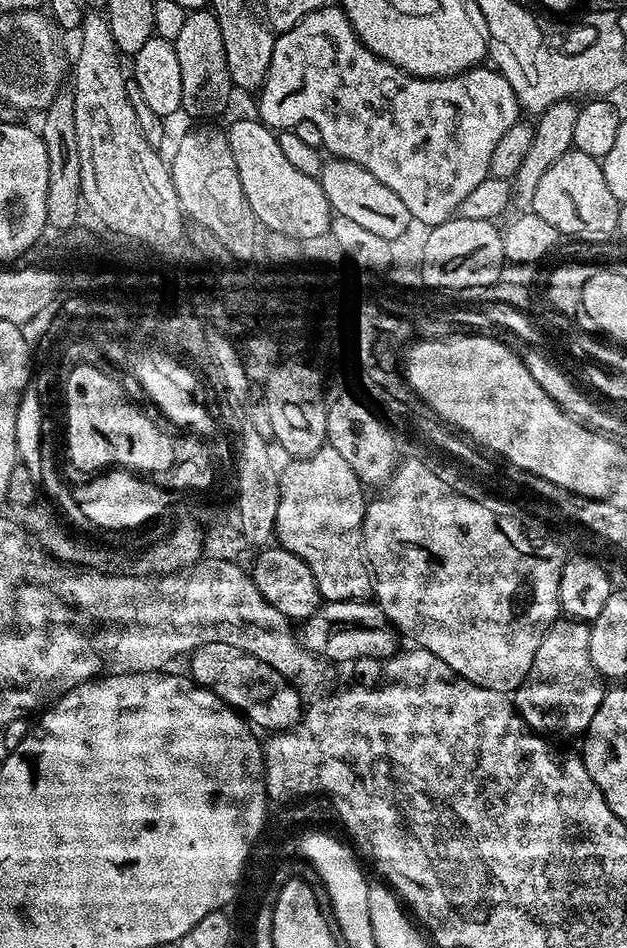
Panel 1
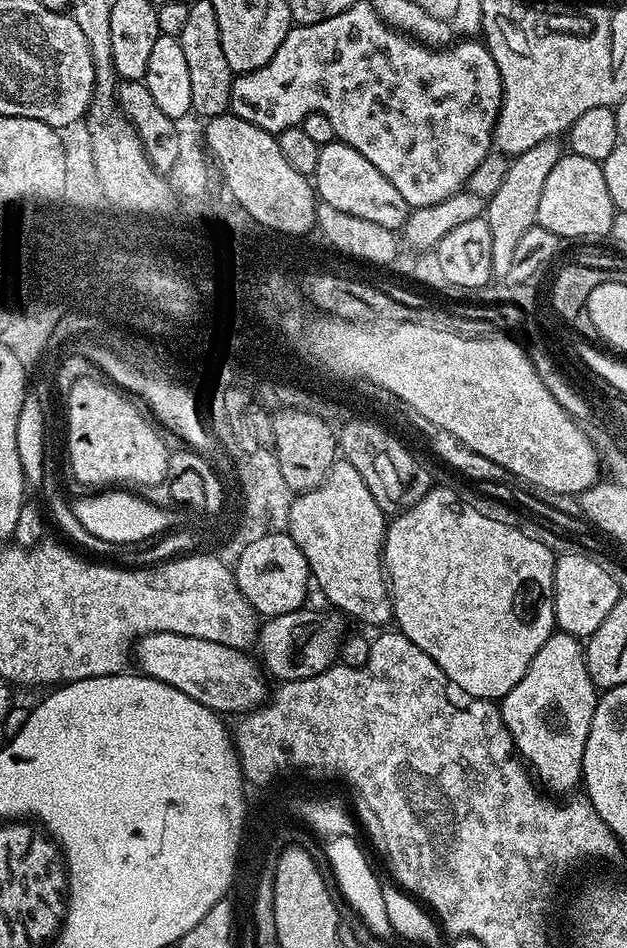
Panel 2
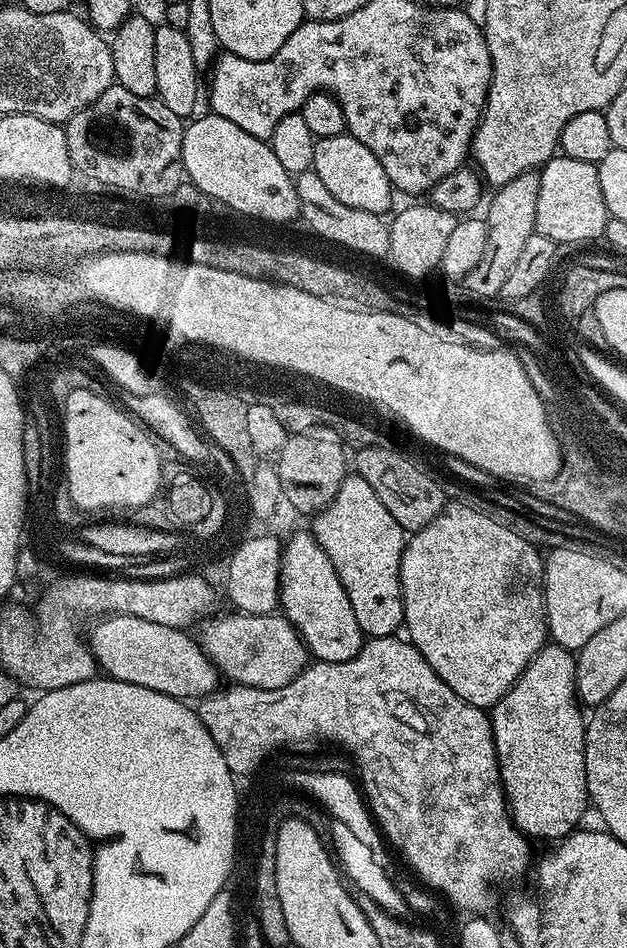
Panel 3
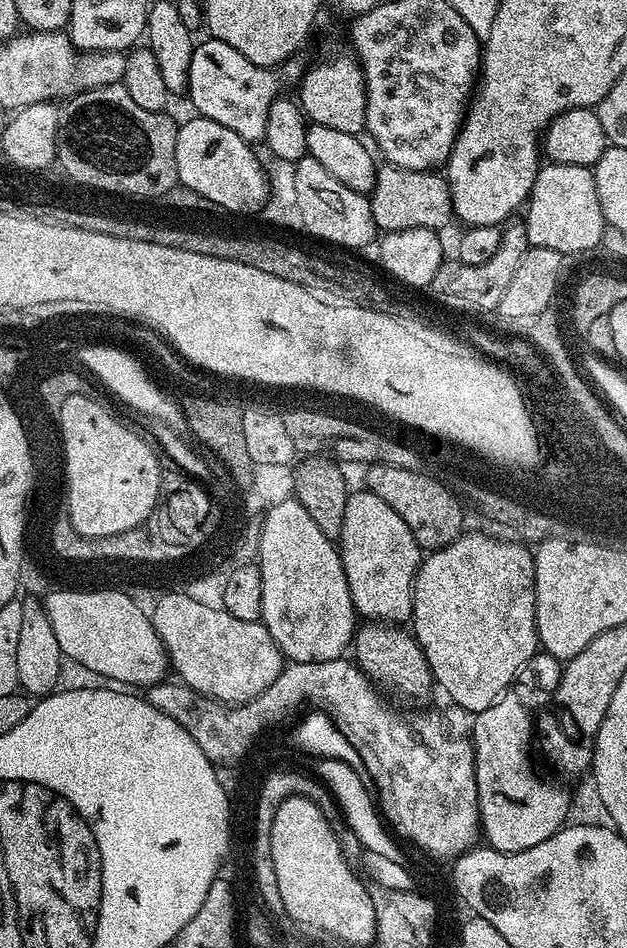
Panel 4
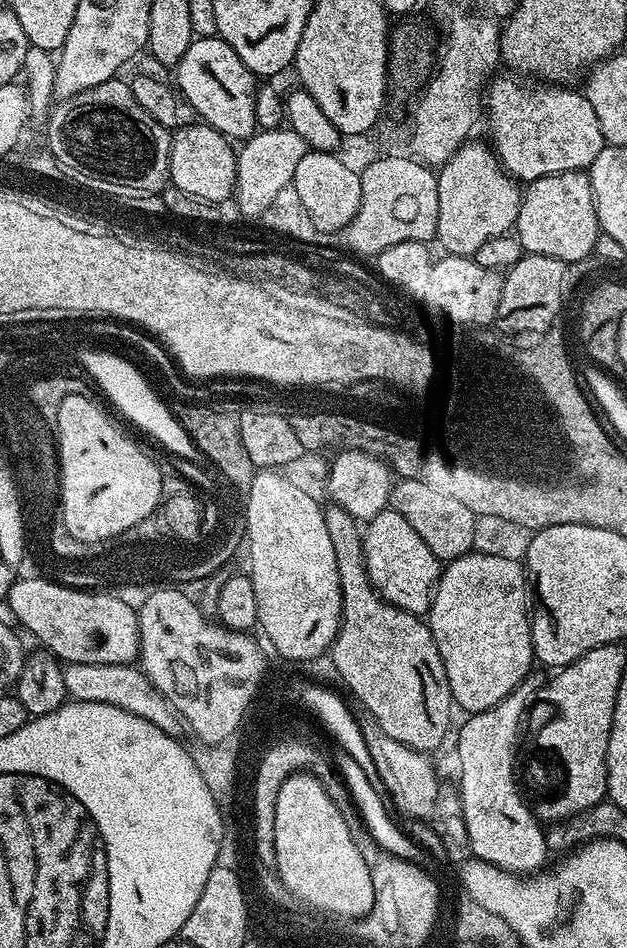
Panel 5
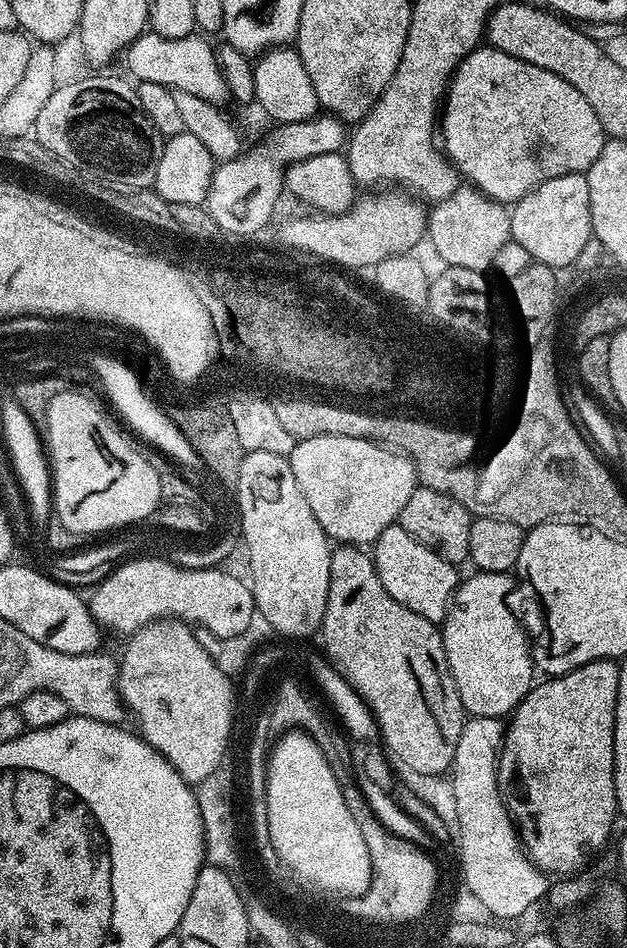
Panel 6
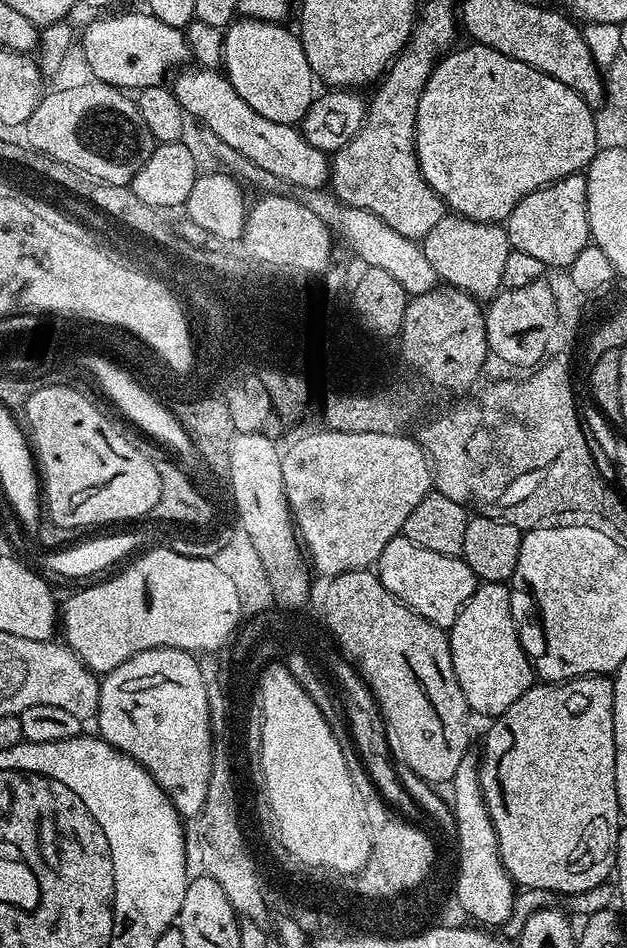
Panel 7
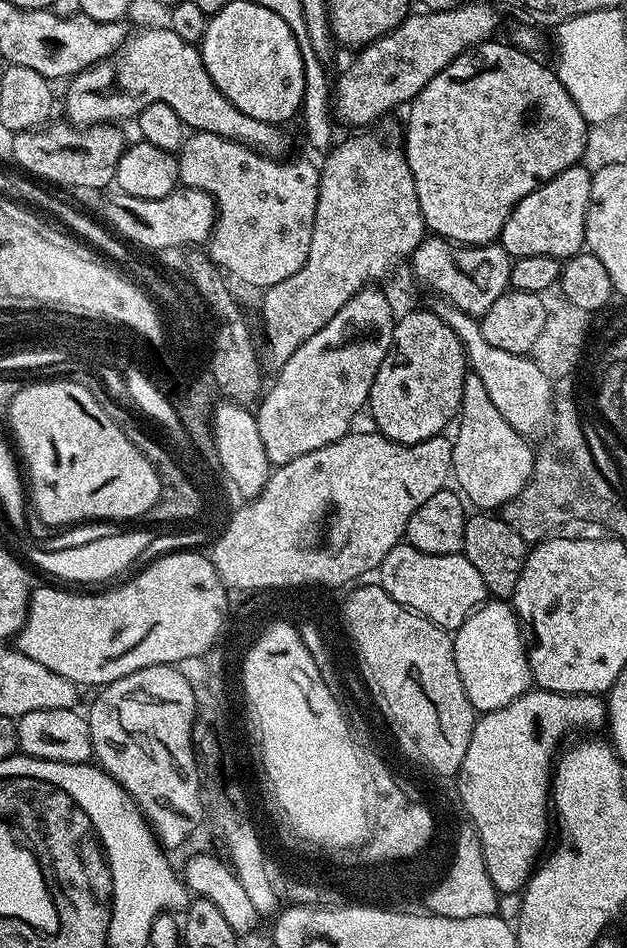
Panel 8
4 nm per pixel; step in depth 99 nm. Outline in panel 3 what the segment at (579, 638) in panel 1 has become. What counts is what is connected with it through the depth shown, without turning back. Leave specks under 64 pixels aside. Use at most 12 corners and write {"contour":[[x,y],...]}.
{"contour":[[545,643],[490,709],[512,823],[589,811],[576,657]]}

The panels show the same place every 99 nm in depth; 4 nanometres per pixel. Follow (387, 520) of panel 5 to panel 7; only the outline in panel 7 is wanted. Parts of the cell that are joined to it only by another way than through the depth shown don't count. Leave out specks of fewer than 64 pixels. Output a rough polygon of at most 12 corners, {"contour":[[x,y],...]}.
{"contour":[[403,534],[378,575],[394,599],[445,630],[478,587],[463,558]]}

